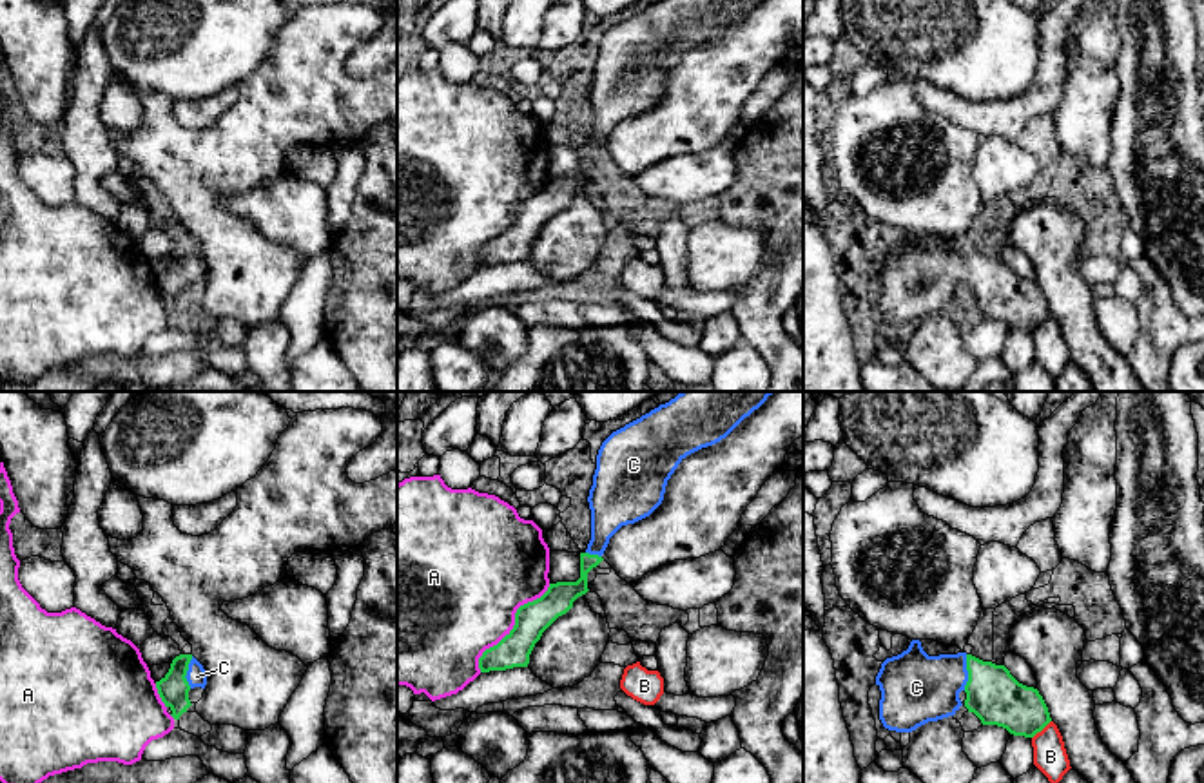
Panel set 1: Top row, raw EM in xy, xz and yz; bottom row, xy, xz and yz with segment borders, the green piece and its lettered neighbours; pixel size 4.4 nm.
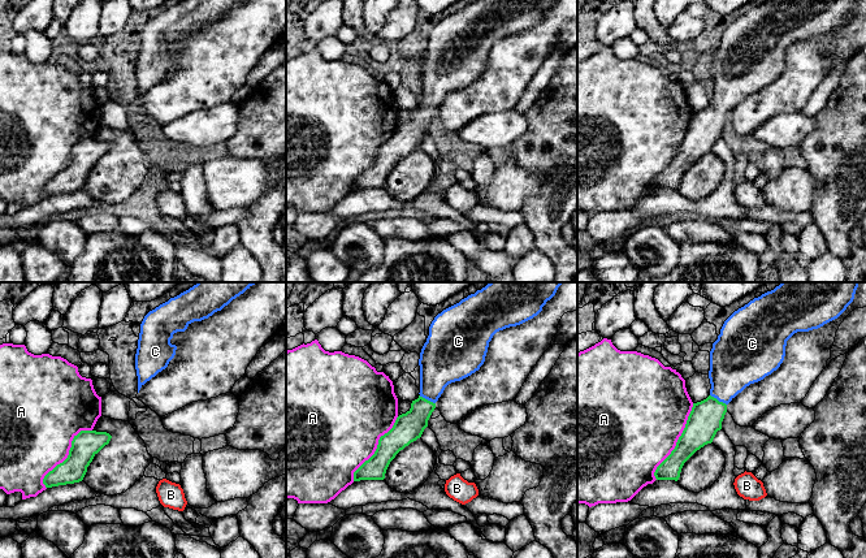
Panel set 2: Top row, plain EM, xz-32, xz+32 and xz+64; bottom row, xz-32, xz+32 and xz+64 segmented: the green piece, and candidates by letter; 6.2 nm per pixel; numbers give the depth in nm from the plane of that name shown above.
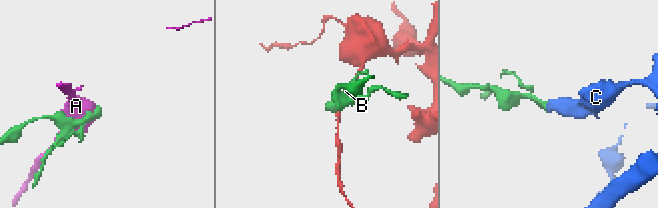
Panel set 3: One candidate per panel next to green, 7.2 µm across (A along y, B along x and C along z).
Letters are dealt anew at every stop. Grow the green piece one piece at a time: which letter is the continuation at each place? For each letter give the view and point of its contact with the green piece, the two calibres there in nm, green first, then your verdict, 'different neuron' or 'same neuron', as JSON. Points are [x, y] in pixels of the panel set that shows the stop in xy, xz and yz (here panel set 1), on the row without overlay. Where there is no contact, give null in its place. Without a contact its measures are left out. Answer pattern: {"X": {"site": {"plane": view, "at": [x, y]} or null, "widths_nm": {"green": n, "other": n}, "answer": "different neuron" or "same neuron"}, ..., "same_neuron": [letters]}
{"A": {"site": {"plane": "xz", "at": [514, 220]}, "widths_nm": {"green": 150, "other": 460}, "answer": "different neuron"}, "B": {"site": {"plane": "yz", "at": [1041, 323]}, "widths_nm": {"green": 240, "other": 150}, "answer": "different neuron"}, "C": {"site": {"plane": "yz", "at": [969, 267]}, "widths_nm": {"green": 240, "other": 300}, "answer": "same neuron"}, "same_neuron": ["C"]}

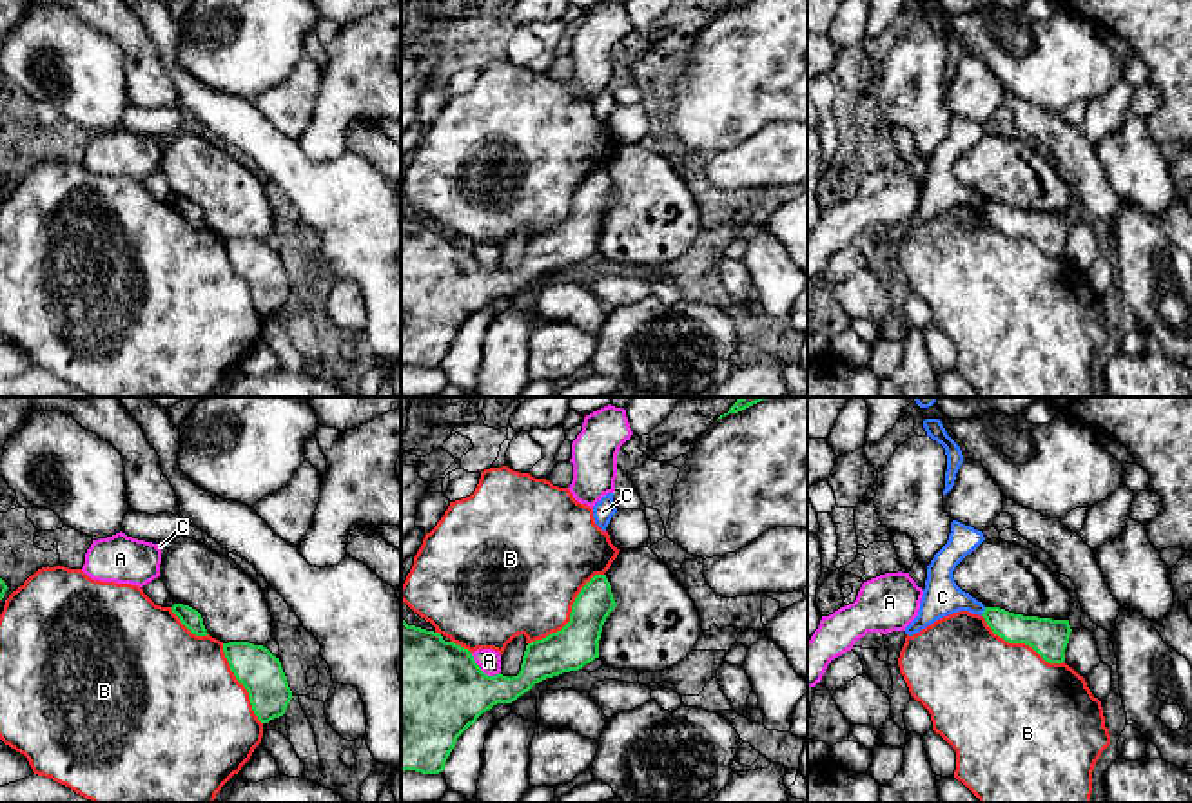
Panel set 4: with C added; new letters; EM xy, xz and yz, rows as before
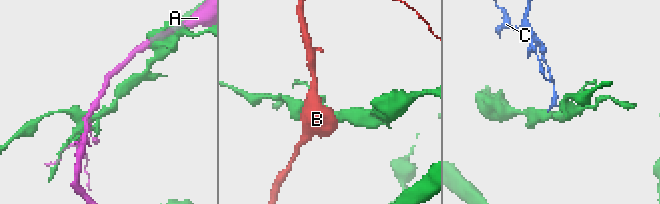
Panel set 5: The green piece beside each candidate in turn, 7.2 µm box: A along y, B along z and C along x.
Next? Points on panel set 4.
{"A": {"site": {"plane": "xz", "at": [481, 265]}, "widths_nm": {"green": 480, "other": 100}, "answer": "different neuron"}, "B": {"site": {"plane": "xz", "at": [570, 209]}, "widths_nm": {"green": 190, "other": 460}, "answer": "different neuron"}, "C": {"site": {"plane": "yz", "at": [984, 205]}, "widths_nm": {"green": 140, "other": 170}, "answer": "different neuron"}, "same_neuron": []}

